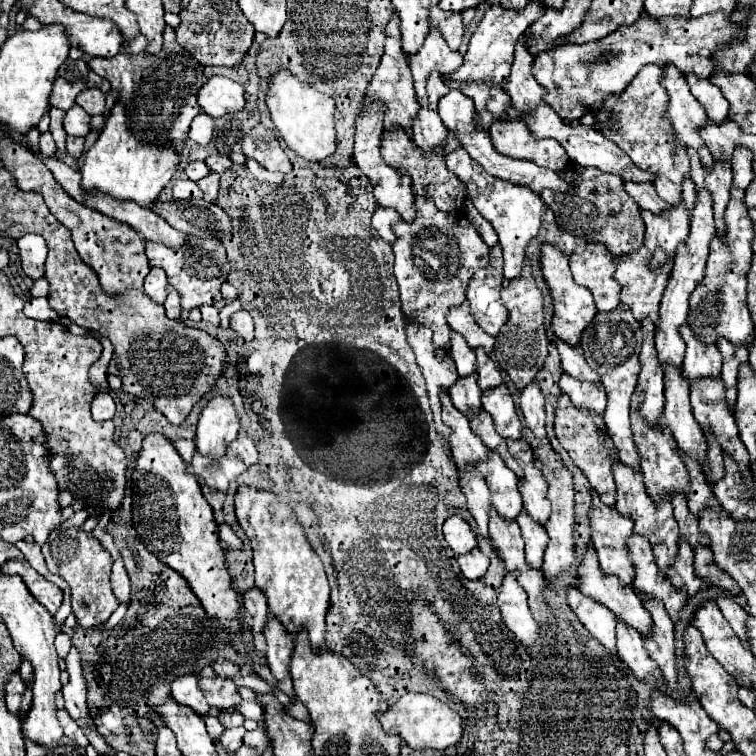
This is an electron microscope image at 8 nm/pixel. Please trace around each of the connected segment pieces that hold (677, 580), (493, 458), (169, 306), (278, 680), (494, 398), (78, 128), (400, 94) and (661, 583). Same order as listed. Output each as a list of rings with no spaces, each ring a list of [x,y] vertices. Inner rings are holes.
[[[679,539],[677,557],[669,565],[669,579],[679,587],[685,585],[691,595],[701,587],[701,579],[695,575],[693,567],[693,549],[687,539]]]
[[[489,449],[487,459],[477,463],[477,471],[483,475],[483,479],[487,481],[489,489],[491,489],[491,503],[493,503],[493,507],[505,519],[513,521],[523,509],[521,493],[517,489],[519,479],[515,477],[515,473],[491,449]]]
[[[167,289],[169,295],[167,295],[167,301],[165,301],[165,311],[167,311],[167,317],[169,319],[179,319],[181,315],[181,305],[179,305],[179,293],[175,289]]]
[[[271,615],[265,623],[263,635],[265,635],[265,643],[267,643],[265,657],[267,657],[267,663],[269,663],[269,669],[275,677],[275,685],[283,693],[287,693],[289,697],[295,699],[291,675],[289,675],[289,661],[291,661],[291,653],[293,653],[293,637],[289,637],[285,627]]]
[[[503,385],[487,389],[481,395],[483,409],[493,417],[495,429],[503,439],[521,439],[521,421],[513,407],[513,397],[509,389]]]
[[[73,105],[65,115],[65,131],[67,131],[67,135],[85,137],[91,131],[89,121],[91,121],[91,117],[85,113],[85,109],[81,109],[79,105]]]
[[[397,13],[391,15],[391,19],[385,27],[385,53],[381,57],[381,63],[379,63],[375,75],[373,75],[373,81],[367,87],[367,95],[369,95],[369,103],[371,101],[383,101],[385,103],[385,129],[391,129],[393,125],[399,125],[411,135],[411,117],[417,115],[419,103],[417,103],[417,97],[415,97],[407,57],[401,49],[401,33],[399,33]]]
[[[633,533],[627,539],[627,553],[631,557],[631,563],[635,567],[635,581],[633,587],[637,591],[641,591],[641,595],[647,597],[657,597],[665,603],[667,613],[671,615],[673,621],[677,621],[677,615],[683,607],[683,603],[687,601],[687,593],[685,589],[677,589],[657,567],[653,551],[651,551],[651,543]]]

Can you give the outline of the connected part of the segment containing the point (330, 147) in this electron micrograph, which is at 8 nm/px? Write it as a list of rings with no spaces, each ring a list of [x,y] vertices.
[[[279,69],[277,73],[271,75],[269,81],[267,107],[271,113],[271,121],[275,123],[283,141],[297,155],[309,161],[323,161],[335,151],[335,121],[333,121],[335,101],[329,95],[299,81],[291,71]]]

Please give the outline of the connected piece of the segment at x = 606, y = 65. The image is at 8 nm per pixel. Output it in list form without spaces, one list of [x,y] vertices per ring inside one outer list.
[[[739,7],[729,15],[719,11],[705,17],[665,17],[661,21],[641,15],[633,25],[623,25],[599,41],[561,45],[561,49],[539,53],[531,73],[547,91],[543,101],[549,103],[561,119],[581,119],[587,113],[595,115],[605,97],[621,93],[647,63],[657,63],[659,67],[671,63],[681,73],[695,73],[707,79],[715,69],[713,53],[725,49],[731,41],[743,41],[745,27],[745,7]]]

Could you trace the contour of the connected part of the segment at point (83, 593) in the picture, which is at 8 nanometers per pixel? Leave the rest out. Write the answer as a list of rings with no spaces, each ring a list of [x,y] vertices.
[[[53,529],[47,537],[47,541],[41,547],[41,553],[47,561],[47,567],[51,573],[57,573],[63,577],[71,589],[71,605],[73,613],[79,621],[81,627],[95,627],[99,623],[105,623],[113,611],[119,607],[117,597],[111,591],[109,585],[109,575],[111,575],[111,565],[113,559],[109,551],[95,539],[91,533],[83,529]]]

